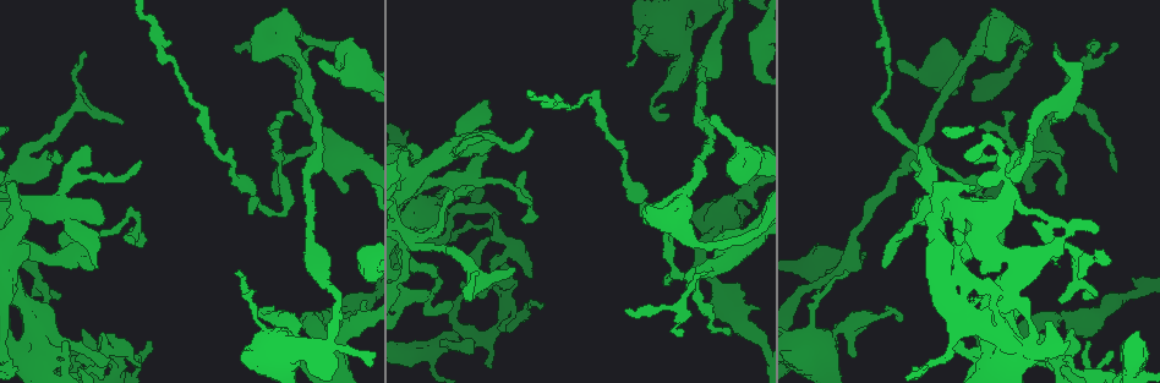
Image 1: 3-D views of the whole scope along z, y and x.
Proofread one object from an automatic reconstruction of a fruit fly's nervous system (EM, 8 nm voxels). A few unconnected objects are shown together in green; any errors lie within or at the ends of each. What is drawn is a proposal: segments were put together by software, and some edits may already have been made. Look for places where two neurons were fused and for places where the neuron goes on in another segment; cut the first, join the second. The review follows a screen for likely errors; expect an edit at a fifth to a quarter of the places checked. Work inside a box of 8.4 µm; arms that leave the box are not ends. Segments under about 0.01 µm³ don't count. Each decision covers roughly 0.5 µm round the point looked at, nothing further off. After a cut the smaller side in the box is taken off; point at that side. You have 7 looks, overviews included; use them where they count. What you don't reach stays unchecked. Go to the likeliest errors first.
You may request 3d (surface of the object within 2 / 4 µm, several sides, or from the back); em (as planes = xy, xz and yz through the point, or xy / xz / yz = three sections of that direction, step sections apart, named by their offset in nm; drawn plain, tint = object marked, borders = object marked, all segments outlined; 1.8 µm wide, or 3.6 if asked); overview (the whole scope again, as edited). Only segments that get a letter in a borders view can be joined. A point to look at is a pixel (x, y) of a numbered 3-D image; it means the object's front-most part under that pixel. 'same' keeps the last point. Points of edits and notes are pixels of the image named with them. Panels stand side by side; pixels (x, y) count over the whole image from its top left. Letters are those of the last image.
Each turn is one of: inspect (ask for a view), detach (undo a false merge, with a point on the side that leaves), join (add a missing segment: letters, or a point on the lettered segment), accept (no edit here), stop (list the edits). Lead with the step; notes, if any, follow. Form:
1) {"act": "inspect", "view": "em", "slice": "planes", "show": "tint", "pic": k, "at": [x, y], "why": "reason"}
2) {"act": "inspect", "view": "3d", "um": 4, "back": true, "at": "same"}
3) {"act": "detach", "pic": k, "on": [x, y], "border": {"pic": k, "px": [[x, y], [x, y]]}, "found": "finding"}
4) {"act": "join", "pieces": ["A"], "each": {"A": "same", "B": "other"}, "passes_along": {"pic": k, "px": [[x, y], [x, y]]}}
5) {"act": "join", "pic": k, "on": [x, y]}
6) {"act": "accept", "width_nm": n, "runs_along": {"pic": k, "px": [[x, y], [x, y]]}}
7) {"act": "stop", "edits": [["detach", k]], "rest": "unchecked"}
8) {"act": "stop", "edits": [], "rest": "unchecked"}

{"act": "inspect", "view": "em", "slice": "planes", "show": "borders", "pic": 1, "at": [714, 116], "why": "free end"}

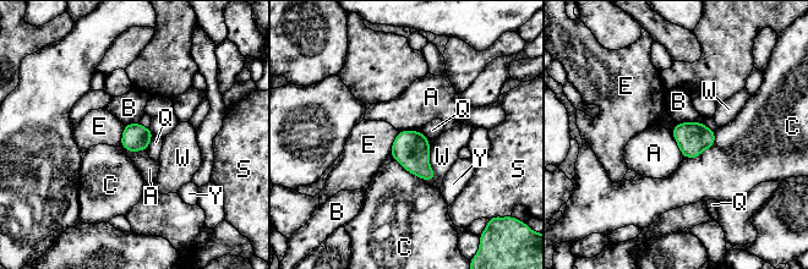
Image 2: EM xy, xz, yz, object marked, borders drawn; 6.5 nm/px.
{"act": "accept", "width_nm": 170, "each": {"A": "other", "B": "other", "C": "other", "E": "other", "Q": "other", "S": "other", "W": "other", "Y": "other"}, "found": "none of them fits"}

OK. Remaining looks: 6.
{"act": "inspect", "view": "3d", "um": 4, "back": true, "pic": 1, "at": [1112, 352], "why": "tapers out"}

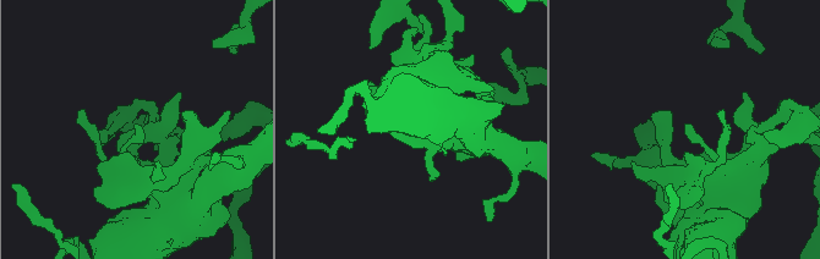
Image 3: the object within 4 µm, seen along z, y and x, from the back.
{"act": "inspect", "view": "em", "um": 3.6, "slice": "xy", "step": 16, "show": "borders", "pic": 3, "at": [684, 127]}

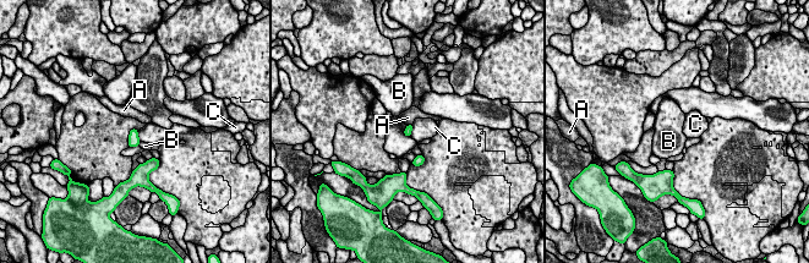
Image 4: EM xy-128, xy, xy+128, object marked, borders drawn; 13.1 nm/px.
{"act": "accept", "each": {"A": "other", "B": "other", "C": "other"}, "border": {"pic": 4, "px": [[408, 125], [404, 130], [406, 137]]}, "found": "no lettered segment goes on from it"}

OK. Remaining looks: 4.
{"act": "inspect", "view": "3d", "um": 4, "pic": 1, "at": [120, 124], "why": "an open end"}

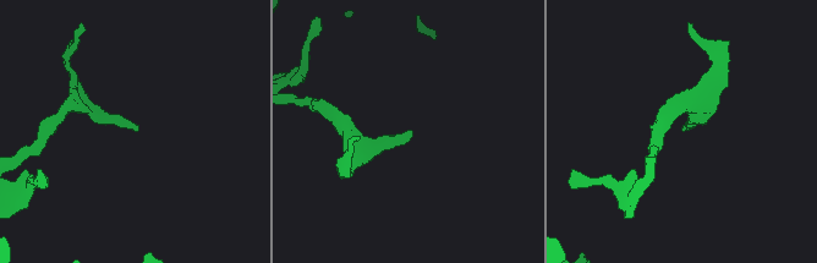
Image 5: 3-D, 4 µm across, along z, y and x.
{"act": "inspect", "view": "em", "slice": "yz", "step": 16, "show": "borders", "pic": 5, "at": [410, 133], "why": "shape alone is not enough"}

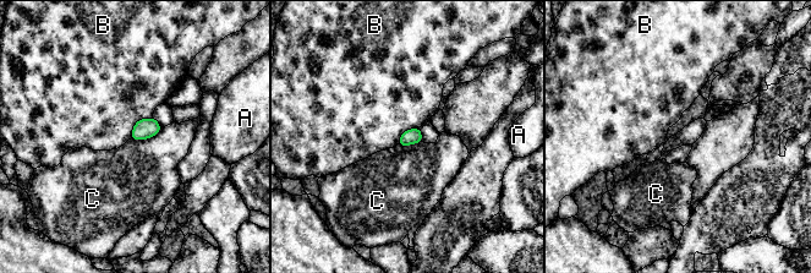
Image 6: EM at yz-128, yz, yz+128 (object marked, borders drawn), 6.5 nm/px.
{"act": "accept", "each": {"A": "other", "B": "other", "C": "other"}, "border": {"pic": 6, "px": [[152, 116], [140, 119], [130, 137]]}, "found": "none of them fits"}

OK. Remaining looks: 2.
{"act": "stop", "edits": [], "rest": "unchecked"}

